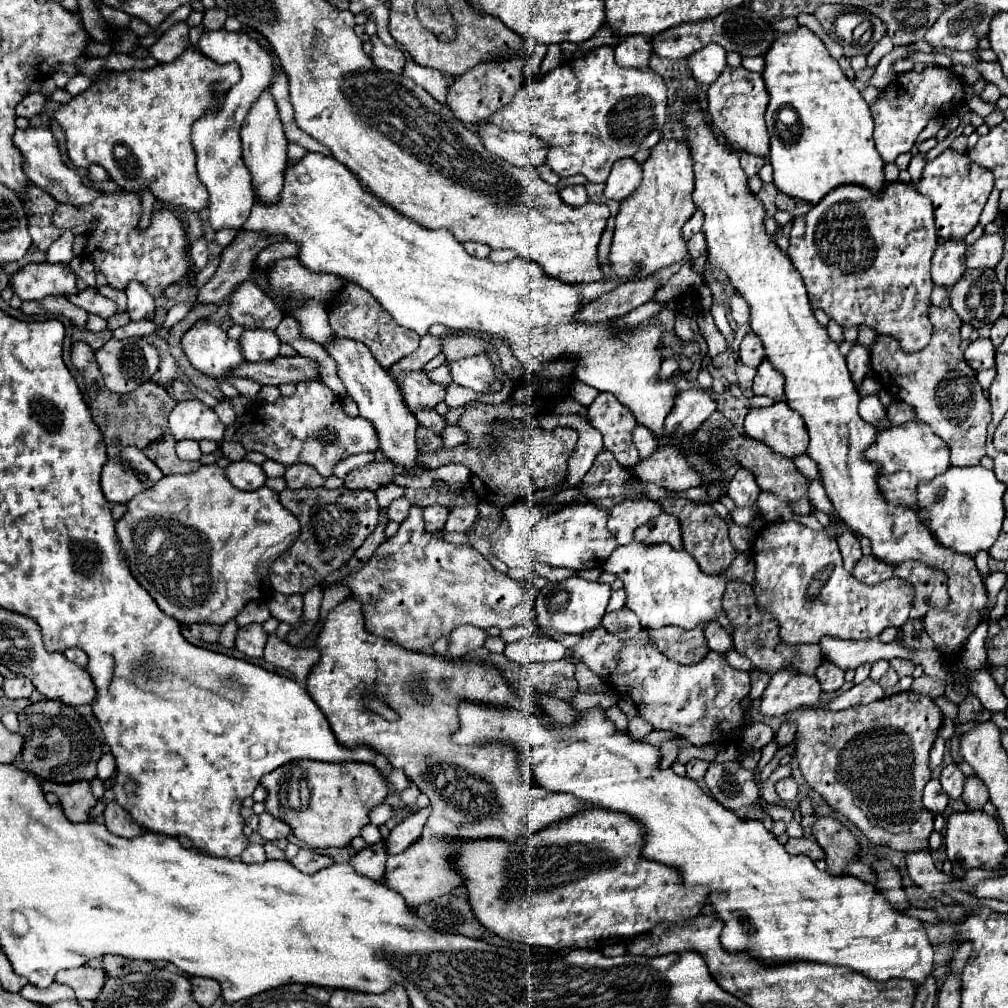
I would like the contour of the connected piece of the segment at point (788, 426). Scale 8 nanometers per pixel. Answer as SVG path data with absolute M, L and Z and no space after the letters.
M776 401L772 407L764 409L750 409L744 429L748 437L762 441L772 451L790 459L802 455L808 445L802 417L784 401Z

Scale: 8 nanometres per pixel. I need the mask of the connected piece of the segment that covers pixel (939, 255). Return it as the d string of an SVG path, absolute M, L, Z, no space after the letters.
M940 239L932 257L932 279L936 285L952 287L962 277L966 271L964 253L964 239L960 239L960 243L944 243L944 239Z

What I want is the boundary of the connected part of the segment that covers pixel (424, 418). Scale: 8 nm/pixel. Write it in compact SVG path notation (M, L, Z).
M424 409L424 411L420 411L420 413L416 415L416 419L418 419L420 425L424 425L426 429L430 429L430 431L436 433L436 435L442 435L444 429L448 427L446 419L444 419L442 415L438 415L436 411L428 411L428 409Z

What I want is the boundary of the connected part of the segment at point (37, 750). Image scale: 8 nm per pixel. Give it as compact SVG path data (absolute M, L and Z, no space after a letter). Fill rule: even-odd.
M44 699L28 705L22 713L18 713L18 721L20 735L24 739L20 757L30 773L44 781L56 783L74 783L82 779L90 781L96 777L96 761L102 755L100 741L70 705Z

